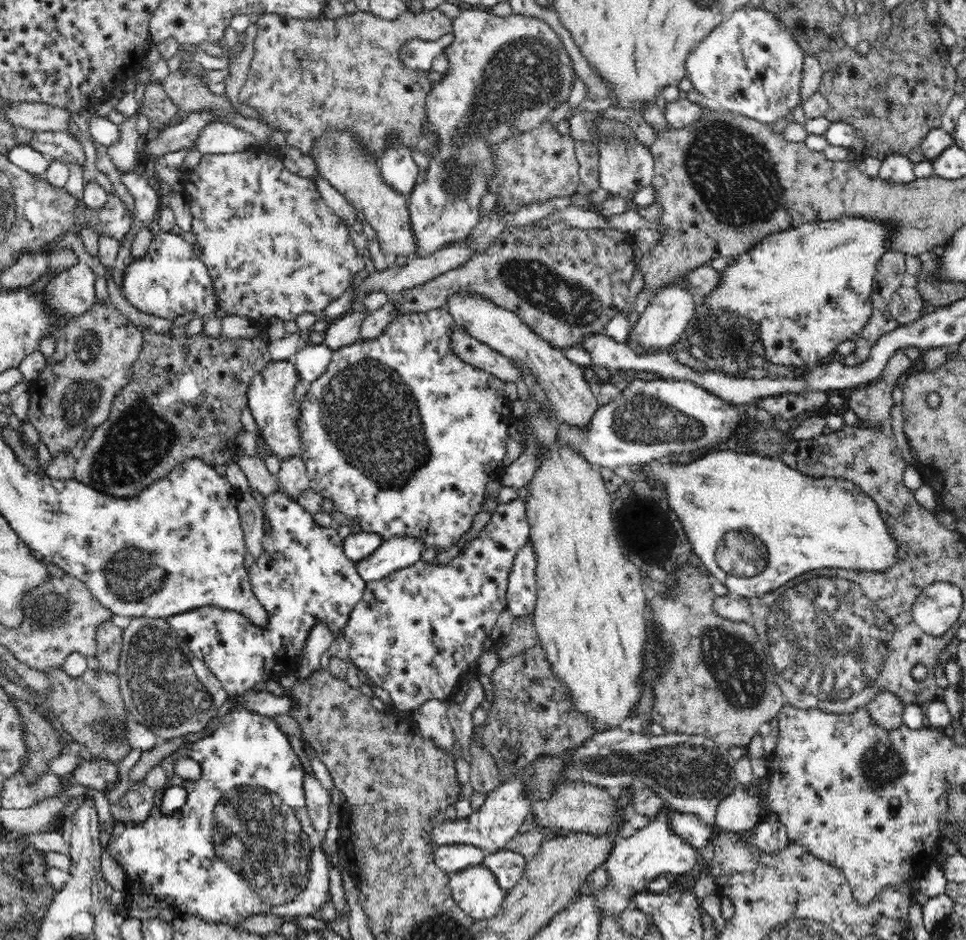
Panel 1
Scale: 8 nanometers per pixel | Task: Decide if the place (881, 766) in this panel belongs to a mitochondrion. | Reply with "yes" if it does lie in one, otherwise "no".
yes

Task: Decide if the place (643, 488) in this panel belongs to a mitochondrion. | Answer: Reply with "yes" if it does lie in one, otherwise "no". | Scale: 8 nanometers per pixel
no

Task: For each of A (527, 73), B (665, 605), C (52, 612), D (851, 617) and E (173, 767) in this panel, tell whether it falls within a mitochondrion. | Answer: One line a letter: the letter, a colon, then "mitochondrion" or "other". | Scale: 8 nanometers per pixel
A: mitochondrion
B: other
C: mitochondrion
D: mitochondrion
E: other

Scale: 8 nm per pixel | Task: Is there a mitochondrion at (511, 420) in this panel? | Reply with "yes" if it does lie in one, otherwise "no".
no

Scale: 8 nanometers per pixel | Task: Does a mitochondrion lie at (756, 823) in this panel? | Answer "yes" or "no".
no

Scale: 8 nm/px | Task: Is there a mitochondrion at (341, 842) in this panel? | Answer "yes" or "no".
no

